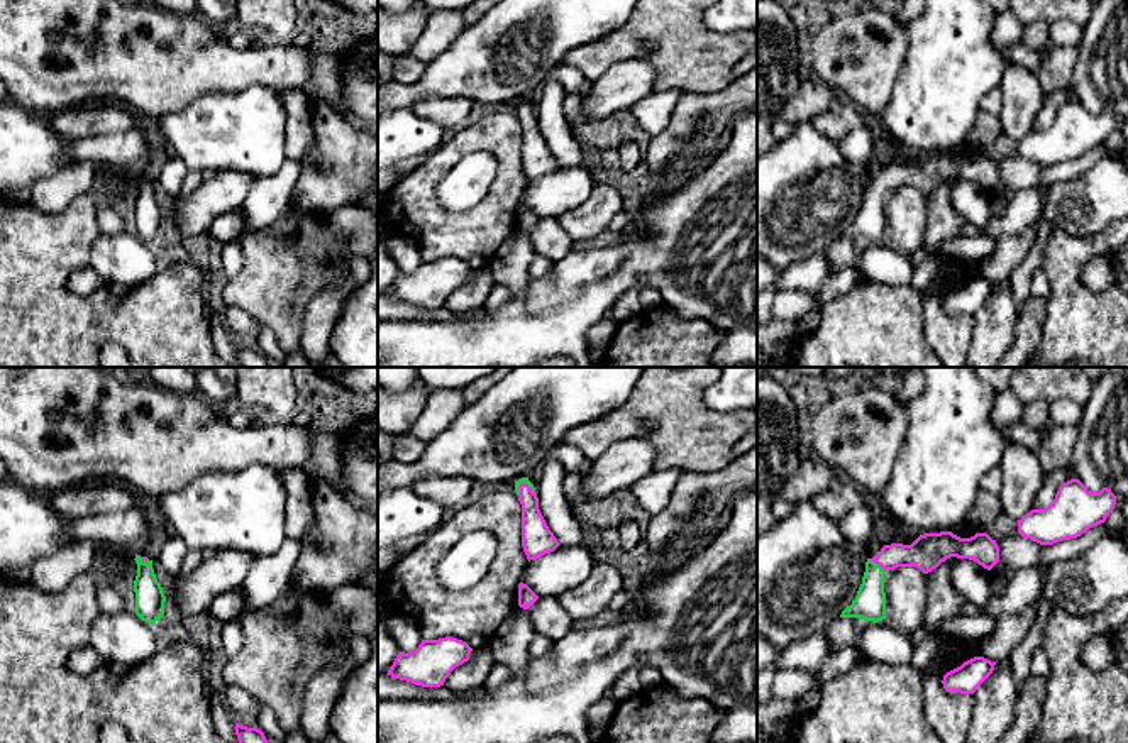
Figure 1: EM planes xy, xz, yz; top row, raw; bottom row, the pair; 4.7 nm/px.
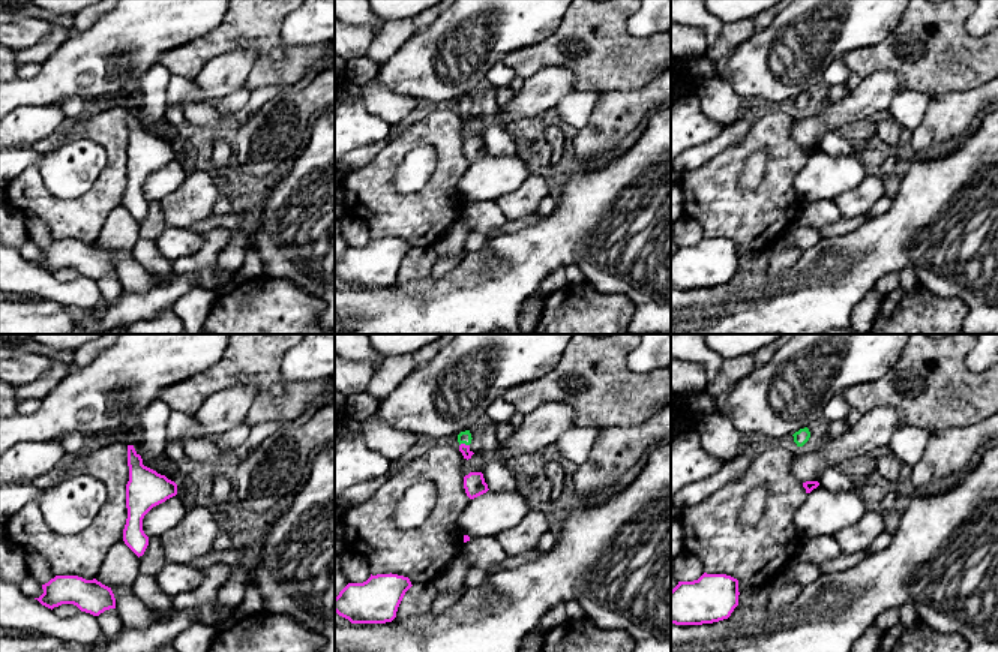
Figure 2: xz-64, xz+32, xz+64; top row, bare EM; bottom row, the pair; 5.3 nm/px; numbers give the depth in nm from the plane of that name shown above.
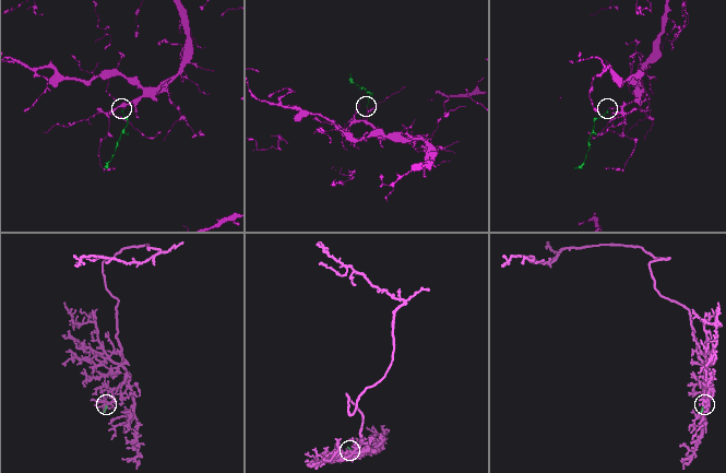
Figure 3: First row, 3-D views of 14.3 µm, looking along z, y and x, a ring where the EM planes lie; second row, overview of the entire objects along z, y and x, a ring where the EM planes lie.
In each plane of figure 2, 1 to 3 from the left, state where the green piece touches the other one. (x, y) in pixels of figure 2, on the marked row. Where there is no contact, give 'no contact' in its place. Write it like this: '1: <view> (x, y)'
1: no contact
2: xz+32 (464, 444)
3: no contact

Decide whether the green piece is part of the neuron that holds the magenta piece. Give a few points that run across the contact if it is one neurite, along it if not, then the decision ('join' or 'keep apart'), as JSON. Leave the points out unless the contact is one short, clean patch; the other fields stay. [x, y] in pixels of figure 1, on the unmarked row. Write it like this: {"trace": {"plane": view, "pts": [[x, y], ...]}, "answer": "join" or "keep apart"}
{"trace": {"plane": "yz", "pts": [[927, 173], [893, 176], [878, 185], [869, 225]]}, "answer": "join"}

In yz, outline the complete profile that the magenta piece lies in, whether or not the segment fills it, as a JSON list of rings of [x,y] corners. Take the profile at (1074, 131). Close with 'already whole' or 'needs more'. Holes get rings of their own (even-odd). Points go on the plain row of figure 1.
[[[1070,100],[1059,108],[1047,129],[1031,130],[1018,140],[1018,154],[1040,166],[1077,159],[1104,144],[1114,125],[1116,117],[1111,110],[1091,113],[1079,100]]]; already whole

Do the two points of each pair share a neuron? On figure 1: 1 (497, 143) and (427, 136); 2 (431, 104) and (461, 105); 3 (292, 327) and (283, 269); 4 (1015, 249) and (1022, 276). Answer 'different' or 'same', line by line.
1: different
2: same
3: same
4: different

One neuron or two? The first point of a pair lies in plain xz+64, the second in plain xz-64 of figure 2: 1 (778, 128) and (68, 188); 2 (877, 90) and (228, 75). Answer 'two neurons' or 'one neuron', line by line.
1: two neurons
2: one neuron

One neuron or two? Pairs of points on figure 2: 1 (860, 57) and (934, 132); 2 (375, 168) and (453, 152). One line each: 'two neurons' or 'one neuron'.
1: two neurons
2: one neuron

